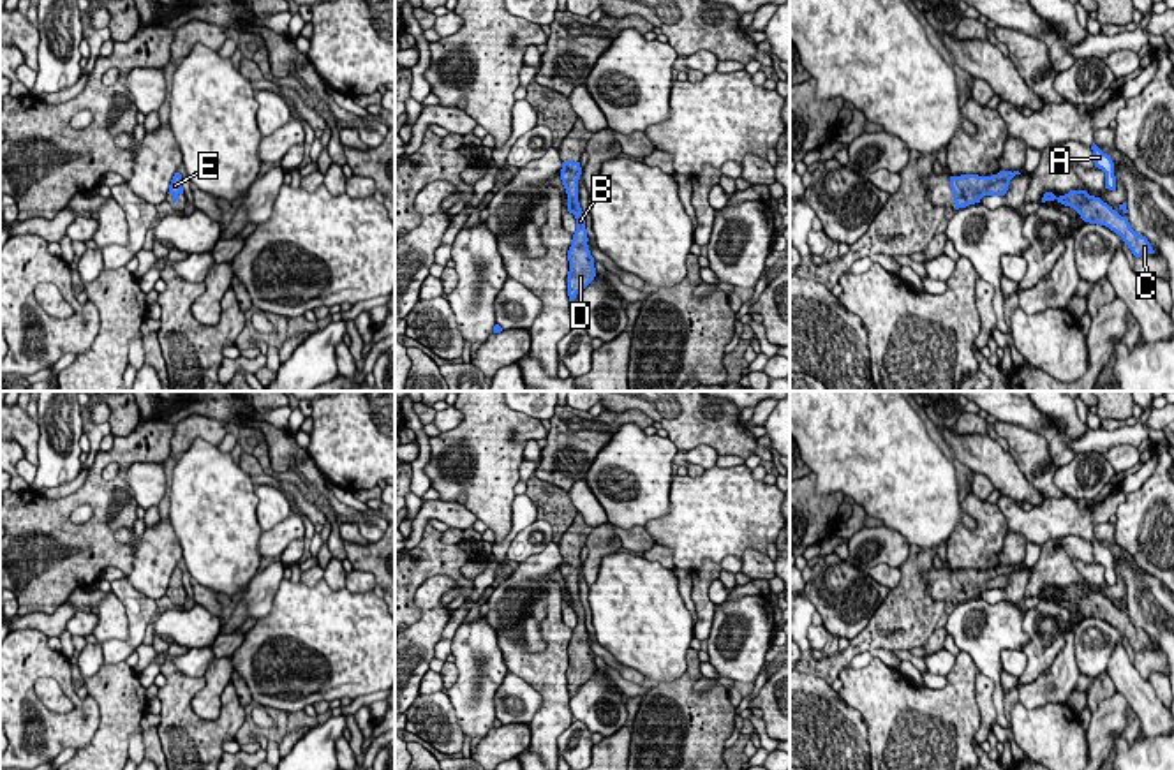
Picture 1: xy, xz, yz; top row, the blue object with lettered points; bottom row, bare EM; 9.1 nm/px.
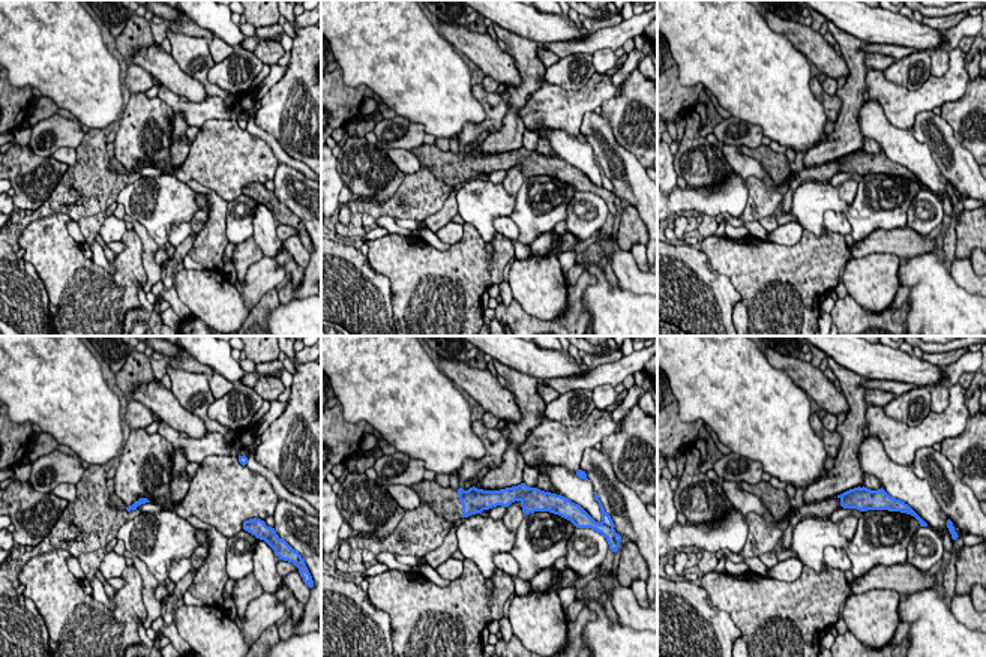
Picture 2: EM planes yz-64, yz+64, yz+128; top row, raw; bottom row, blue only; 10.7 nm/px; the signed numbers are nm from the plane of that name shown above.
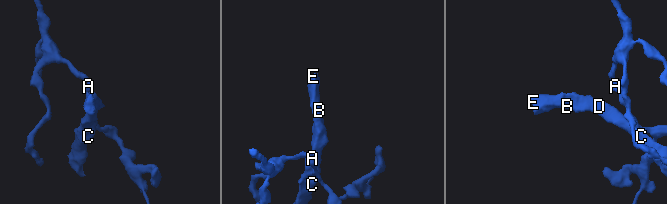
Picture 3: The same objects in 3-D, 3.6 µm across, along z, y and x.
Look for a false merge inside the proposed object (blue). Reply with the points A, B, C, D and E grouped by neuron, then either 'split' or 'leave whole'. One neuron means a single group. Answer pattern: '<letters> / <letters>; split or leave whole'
A B C D E; leave whole

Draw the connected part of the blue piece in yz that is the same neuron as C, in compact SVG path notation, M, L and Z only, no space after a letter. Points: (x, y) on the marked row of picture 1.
M1070 190L1065 196L1056 197L1052 192L1045 192L1042 203L1058 201L1074 208L1084 222L1100 224L1114 231L1123 238L1135 257L1155 254L1146 236L1137 234L1128 218L1119 215L1112 206L1100 197L1089 196L1086 190Z

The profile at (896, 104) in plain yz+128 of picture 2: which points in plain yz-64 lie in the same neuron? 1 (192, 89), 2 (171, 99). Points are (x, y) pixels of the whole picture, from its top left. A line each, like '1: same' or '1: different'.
1: different
2: same

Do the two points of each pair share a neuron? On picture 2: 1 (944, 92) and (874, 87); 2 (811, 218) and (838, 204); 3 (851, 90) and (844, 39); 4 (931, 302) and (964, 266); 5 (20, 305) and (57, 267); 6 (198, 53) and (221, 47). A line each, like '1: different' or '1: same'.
1: same
2: same
3: same
4: different
5: different
6: different

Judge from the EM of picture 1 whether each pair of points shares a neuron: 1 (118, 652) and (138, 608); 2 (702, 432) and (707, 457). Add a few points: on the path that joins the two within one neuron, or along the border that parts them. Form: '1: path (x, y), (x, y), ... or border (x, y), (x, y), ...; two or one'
1: path (129, 642), (136, 635), (138, 619); one
2: border (684, 451), (695, 446), (711, 446), (720, 455); two

